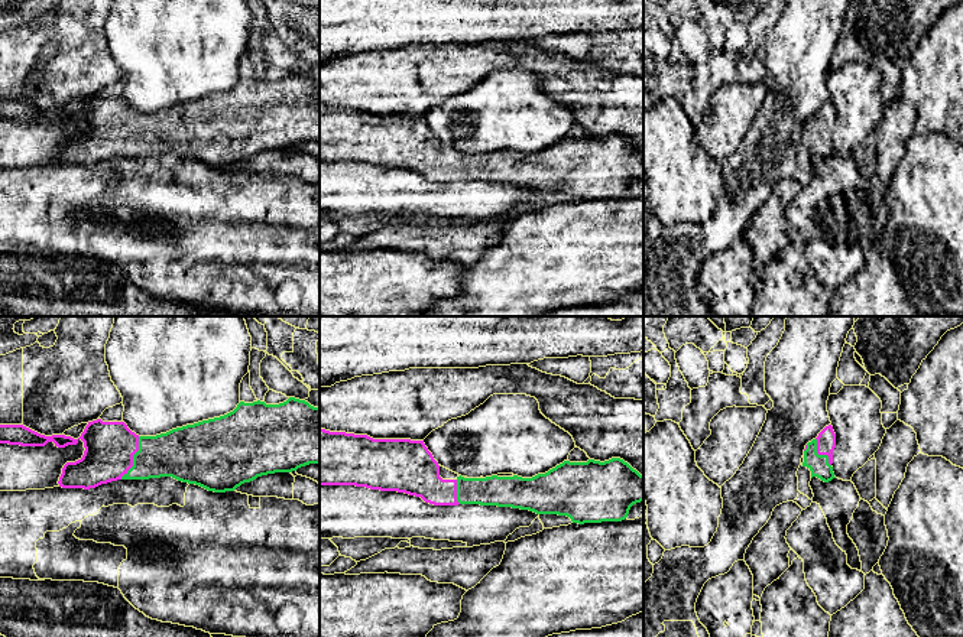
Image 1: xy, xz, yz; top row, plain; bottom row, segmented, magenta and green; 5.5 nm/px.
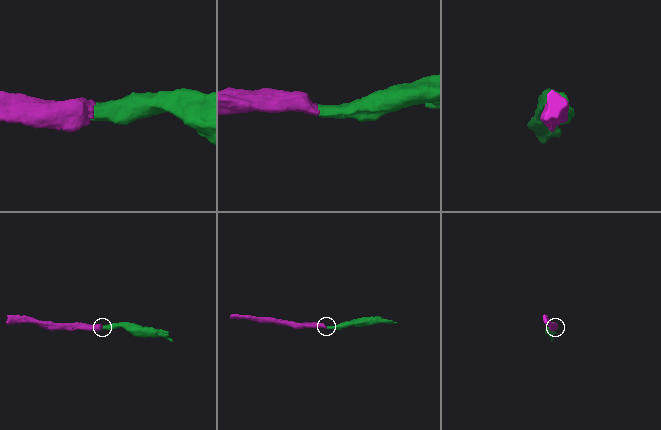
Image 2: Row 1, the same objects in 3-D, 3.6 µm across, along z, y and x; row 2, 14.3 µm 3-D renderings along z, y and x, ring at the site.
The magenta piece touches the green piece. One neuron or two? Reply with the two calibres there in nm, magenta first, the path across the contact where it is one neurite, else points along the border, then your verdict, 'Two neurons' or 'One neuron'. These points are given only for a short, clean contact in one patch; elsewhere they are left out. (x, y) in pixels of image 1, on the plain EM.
Thickness 280 nm (magenta) against 260 nm. Path across: xy (109, 129), (132, 135), (177, 130). One neuron

